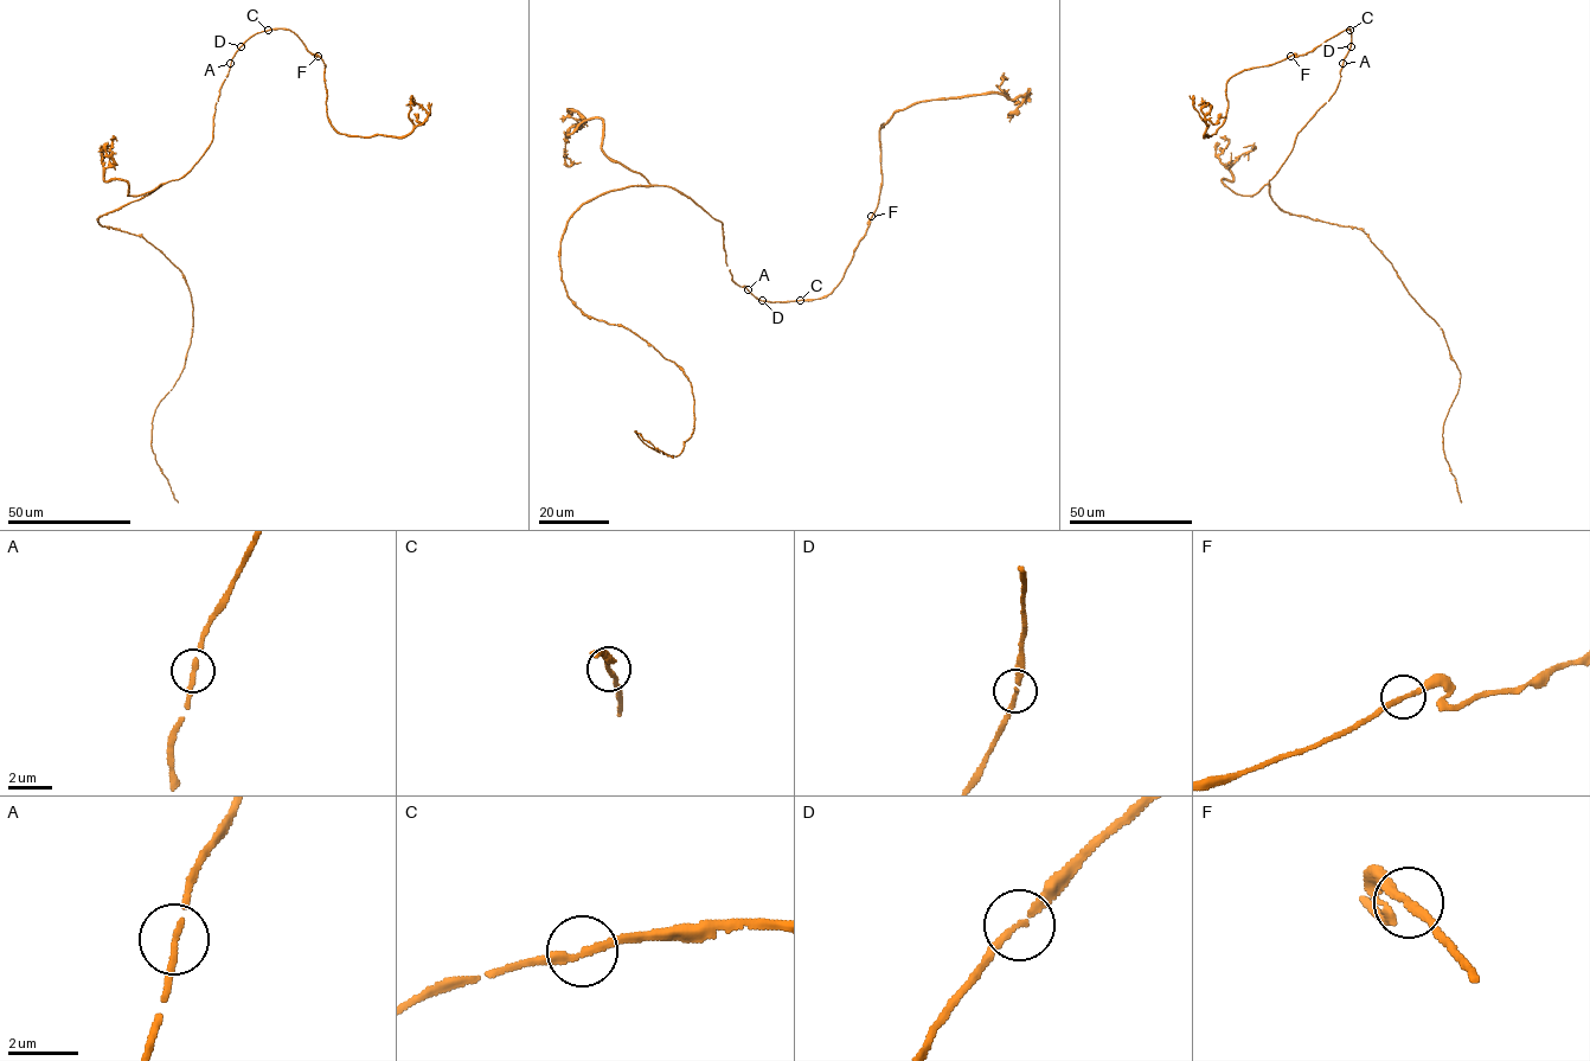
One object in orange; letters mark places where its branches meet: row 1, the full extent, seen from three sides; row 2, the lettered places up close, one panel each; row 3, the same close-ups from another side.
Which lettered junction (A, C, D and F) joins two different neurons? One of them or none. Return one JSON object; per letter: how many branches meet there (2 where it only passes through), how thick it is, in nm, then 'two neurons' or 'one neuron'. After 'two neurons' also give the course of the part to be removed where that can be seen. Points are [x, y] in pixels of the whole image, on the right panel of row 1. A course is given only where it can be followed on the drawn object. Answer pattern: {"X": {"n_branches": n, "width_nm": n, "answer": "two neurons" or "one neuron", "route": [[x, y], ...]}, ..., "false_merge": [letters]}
{"A": {"n_branches": 2, "width_nm": 180, "answer": "one neuron"}, "C": {"n_branches": 2, "width_nm": 220, "answer": "one neuron"}, "D": {"n_branches": 2, "width_nm": 160, "answer": "one neuron"}, "F": {"n_branches": 2, "width_nm": 240, "answer": "one neuron"}, "false_merge": []}

